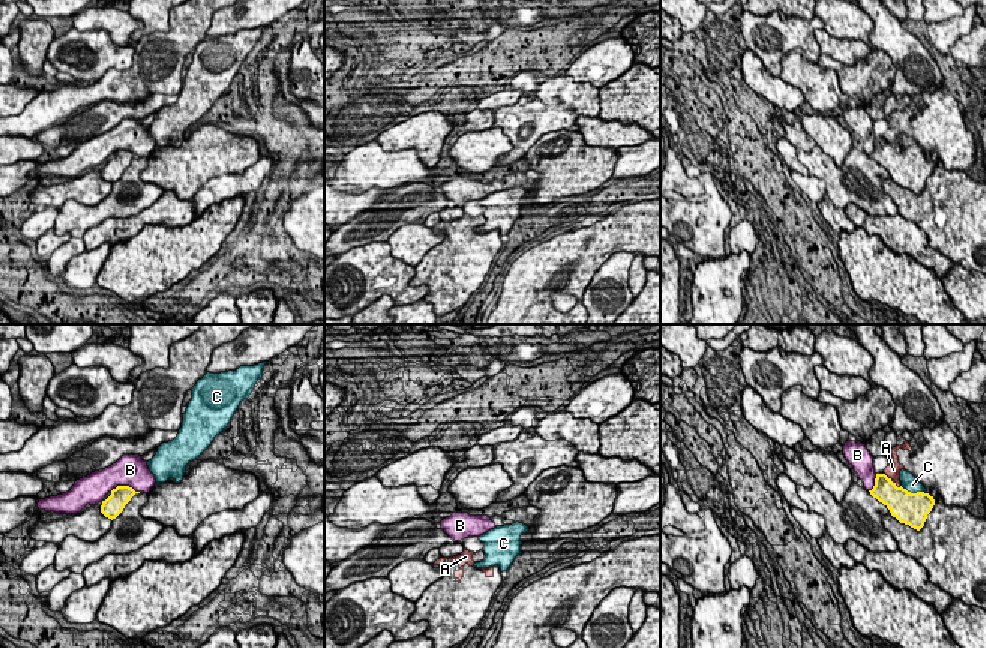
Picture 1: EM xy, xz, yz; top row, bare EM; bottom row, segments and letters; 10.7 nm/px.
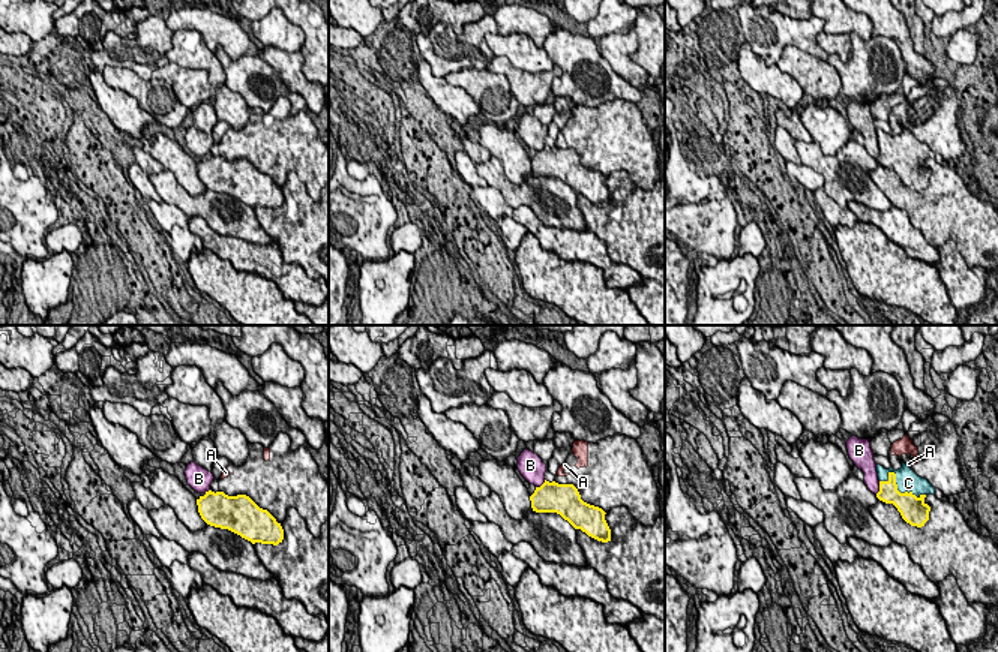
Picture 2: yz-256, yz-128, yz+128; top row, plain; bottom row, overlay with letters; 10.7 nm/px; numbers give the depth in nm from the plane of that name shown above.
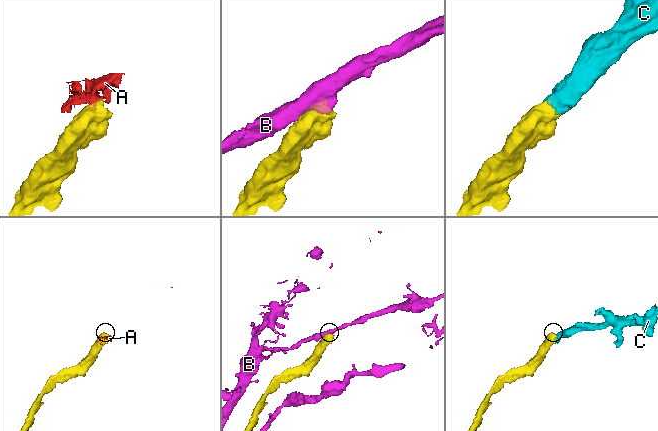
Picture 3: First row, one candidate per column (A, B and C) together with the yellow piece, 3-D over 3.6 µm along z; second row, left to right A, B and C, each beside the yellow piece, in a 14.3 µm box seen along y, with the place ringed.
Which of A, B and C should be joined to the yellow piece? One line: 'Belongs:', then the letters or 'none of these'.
Belongs: C

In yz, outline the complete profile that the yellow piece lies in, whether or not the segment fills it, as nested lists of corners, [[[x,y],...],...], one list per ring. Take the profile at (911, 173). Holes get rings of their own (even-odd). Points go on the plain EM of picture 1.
[[[902,134],[900,146],[902,150],[897,152],[894,144],[885,138],[876,138],[875,150],[869,156],[882,166],[900,188],[920,195],[935,170],[935,164],[911,136]]]

